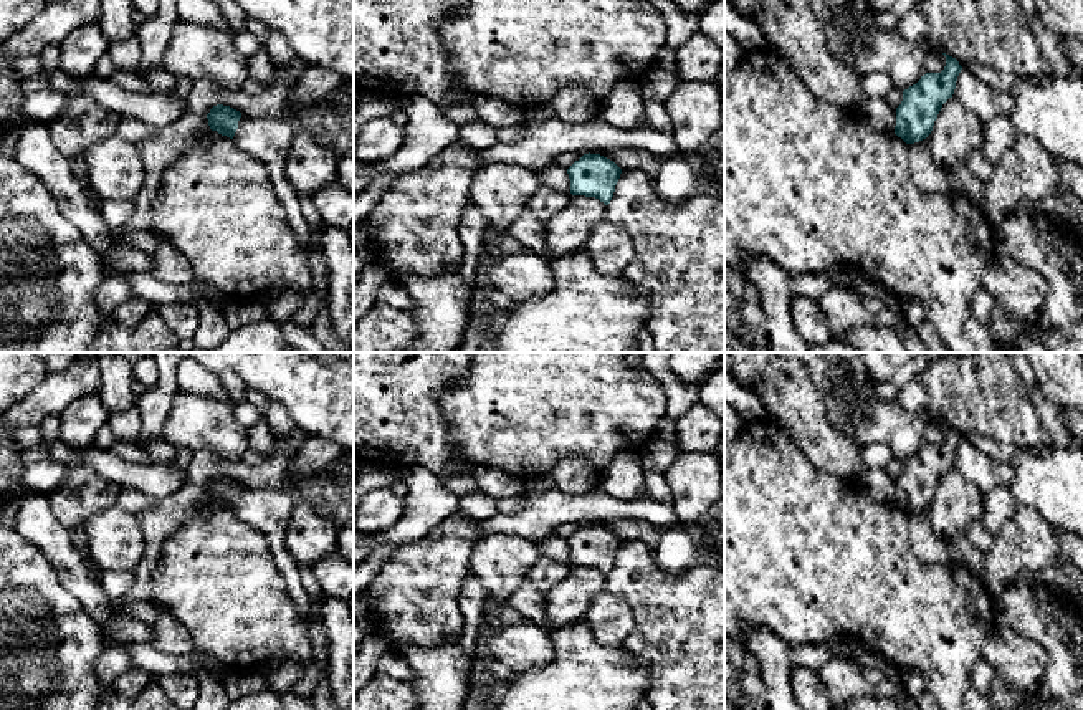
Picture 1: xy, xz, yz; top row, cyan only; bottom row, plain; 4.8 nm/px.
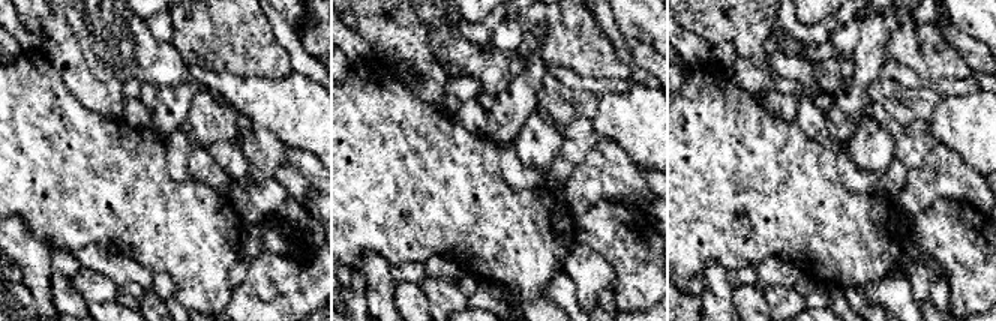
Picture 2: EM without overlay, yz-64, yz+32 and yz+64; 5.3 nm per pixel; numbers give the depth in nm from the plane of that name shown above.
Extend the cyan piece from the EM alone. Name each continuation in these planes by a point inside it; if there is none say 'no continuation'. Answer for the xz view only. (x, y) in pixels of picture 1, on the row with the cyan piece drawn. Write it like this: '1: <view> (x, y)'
no continuation

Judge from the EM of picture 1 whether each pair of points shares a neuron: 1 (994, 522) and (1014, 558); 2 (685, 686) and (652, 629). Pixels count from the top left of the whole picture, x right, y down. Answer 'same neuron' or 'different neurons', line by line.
1: different neurons
2: same neuron

